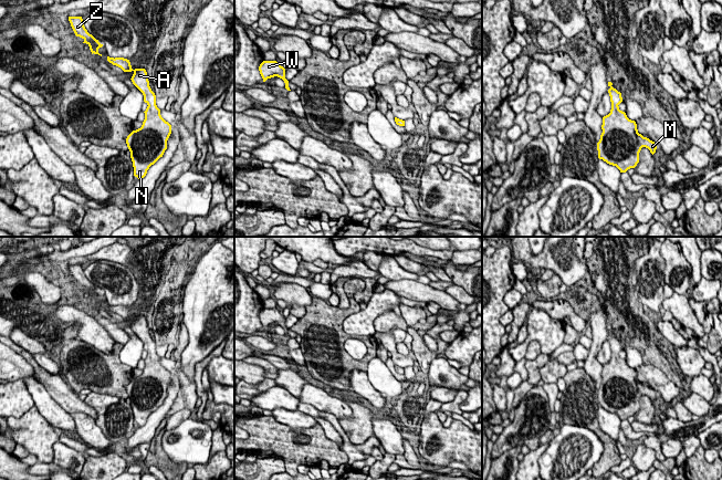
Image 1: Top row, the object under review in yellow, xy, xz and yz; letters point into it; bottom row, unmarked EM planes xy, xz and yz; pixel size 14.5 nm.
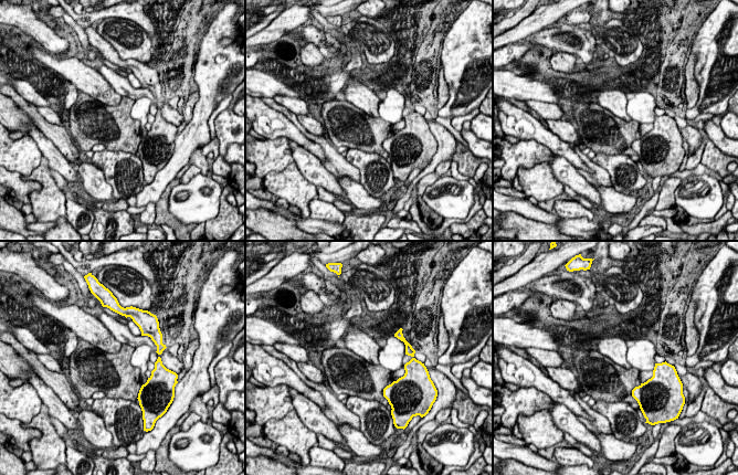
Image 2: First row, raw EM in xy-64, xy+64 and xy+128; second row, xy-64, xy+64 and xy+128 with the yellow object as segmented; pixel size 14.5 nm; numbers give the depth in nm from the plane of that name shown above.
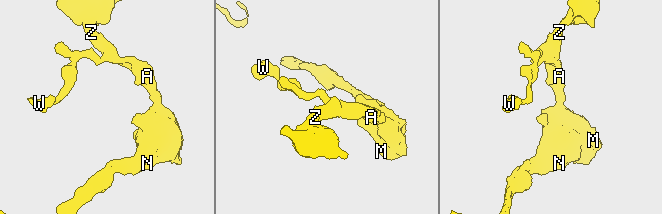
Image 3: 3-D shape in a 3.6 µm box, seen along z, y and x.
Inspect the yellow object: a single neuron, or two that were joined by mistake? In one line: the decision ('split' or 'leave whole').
leave whole

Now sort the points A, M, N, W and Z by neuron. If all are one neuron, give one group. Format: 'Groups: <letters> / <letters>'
Groups: A M N W Z

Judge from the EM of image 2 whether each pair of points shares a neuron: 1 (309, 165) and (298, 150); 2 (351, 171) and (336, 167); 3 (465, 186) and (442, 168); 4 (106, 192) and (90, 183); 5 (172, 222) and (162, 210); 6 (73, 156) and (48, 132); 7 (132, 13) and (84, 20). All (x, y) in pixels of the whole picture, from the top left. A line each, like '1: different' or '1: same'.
1: same
2: same
3: different
4: same
5: same
6: same
7: same

